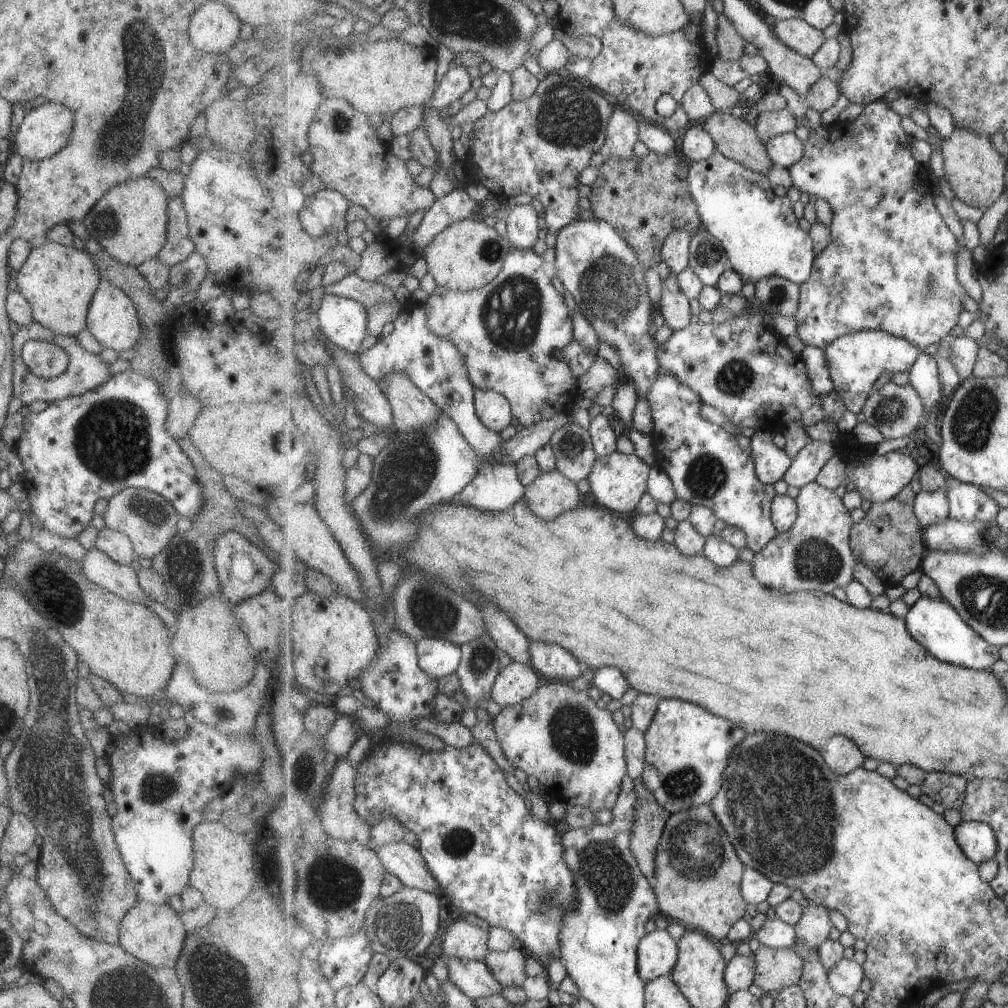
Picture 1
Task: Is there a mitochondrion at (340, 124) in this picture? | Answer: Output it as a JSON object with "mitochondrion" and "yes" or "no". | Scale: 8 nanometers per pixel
{"mitochondrion":"yes"}

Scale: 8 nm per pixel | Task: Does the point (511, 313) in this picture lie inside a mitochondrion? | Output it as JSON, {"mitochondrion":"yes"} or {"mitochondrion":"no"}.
{"mitochondrion":"yes"}

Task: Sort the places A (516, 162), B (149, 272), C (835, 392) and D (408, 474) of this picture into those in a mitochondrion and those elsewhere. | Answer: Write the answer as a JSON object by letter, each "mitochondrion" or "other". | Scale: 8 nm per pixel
{"A":"other","B":"other","C":"other","D":"mitochondrion"}

